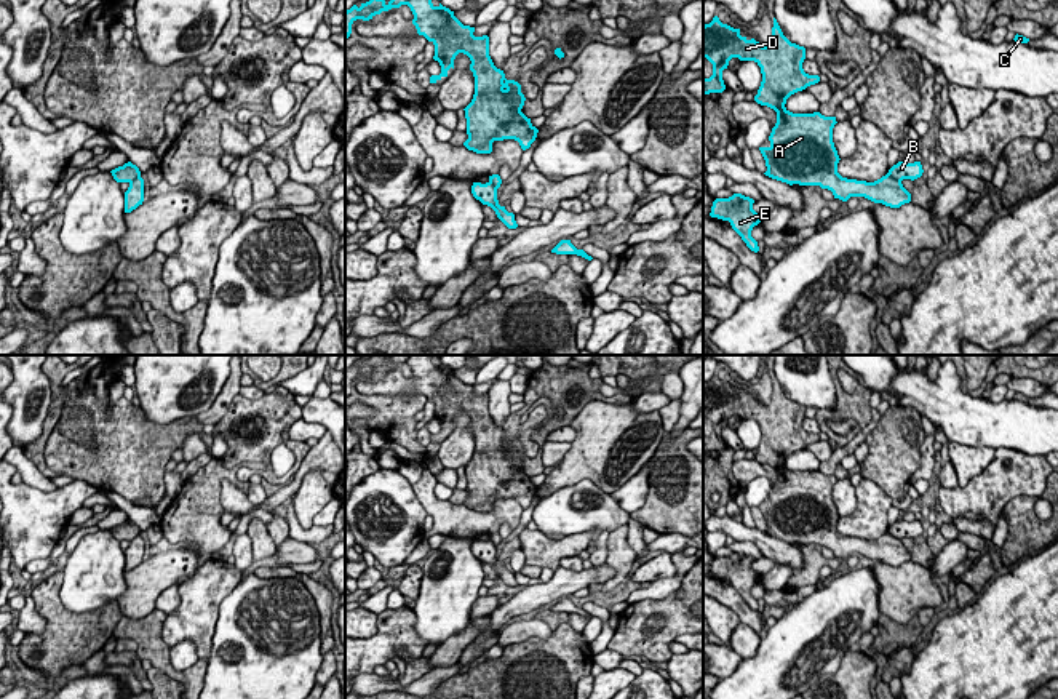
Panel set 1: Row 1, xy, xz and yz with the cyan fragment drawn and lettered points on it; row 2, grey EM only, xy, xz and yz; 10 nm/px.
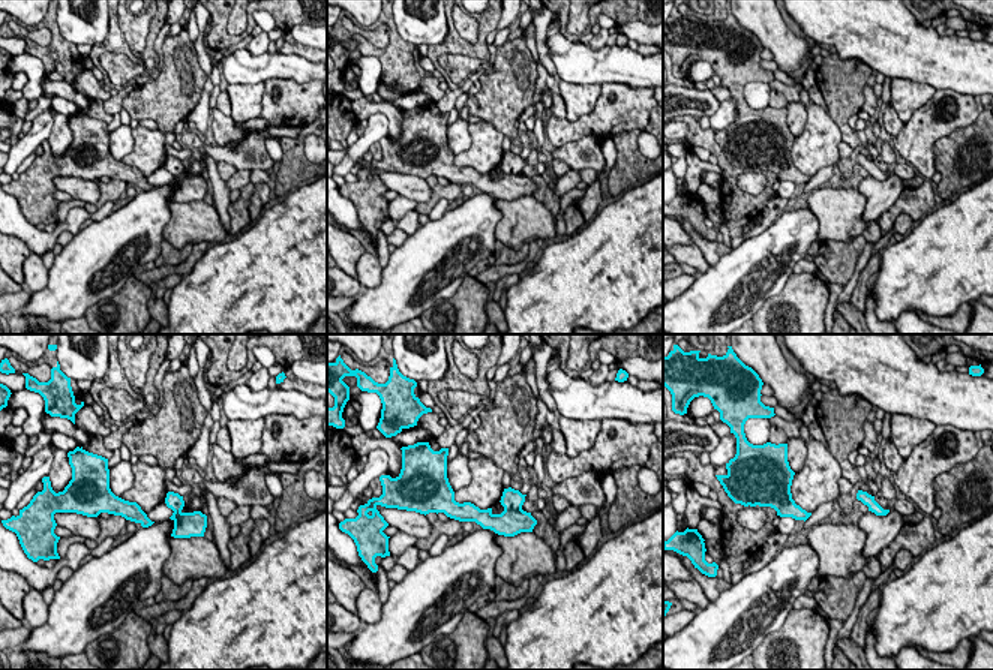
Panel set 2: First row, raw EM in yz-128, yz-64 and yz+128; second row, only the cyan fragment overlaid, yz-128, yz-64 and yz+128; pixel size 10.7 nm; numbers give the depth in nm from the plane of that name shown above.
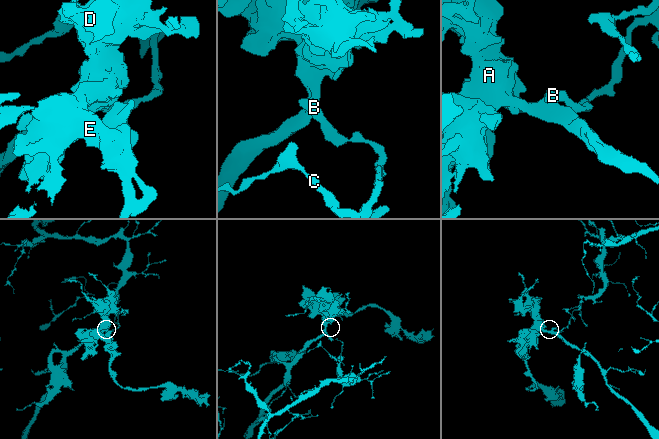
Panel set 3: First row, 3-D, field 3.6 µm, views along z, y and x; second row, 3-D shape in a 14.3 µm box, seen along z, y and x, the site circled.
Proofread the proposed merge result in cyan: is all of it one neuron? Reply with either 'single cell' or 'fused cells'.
fused cells

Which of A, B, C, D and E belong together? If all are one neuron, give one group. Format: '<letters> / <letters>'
A D E / B C

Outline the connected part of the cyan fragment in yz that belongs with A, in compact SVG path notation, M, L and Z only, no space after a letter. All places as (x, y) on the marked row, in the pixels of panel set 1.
M714 16L703 26L703 58L713 64L713 75L703 77L703 94L726 90L722 70L732 58L754 61L761 67L762 82L754 101L777 112L770 146L759 147L767 166L766 176L790 186L820 186L842 202L865 197L890 208L911 202L911 194L889 173L874 182L847 179L837 173L841 158L833 142L836 117L793 114L785 107L791 94L818 83L820 77L804 72L805 48L791 43L775 18L770 45L762 46Z

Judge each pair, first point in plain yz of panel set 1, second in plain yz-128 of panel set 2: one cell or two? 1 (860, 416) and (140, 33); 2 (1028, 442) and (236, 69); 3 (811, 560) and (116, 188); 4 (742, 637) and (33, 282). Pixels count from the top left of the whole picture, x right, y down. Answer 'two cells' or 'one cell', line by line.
1: two cells
2: one cell
3: one cell
4: one cell

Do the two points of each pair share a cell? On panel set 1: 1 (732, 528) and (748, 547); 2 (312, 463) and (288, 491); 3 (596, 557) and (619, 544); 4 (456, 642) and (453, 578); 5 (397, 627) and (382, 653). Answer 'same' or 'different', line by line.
1: different
2: same
3: different
4: different
5: same

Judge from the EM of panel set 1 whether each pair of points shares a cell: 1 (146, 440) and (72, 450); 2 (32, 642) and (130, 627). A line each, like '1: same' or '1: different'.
1: same
2: different

